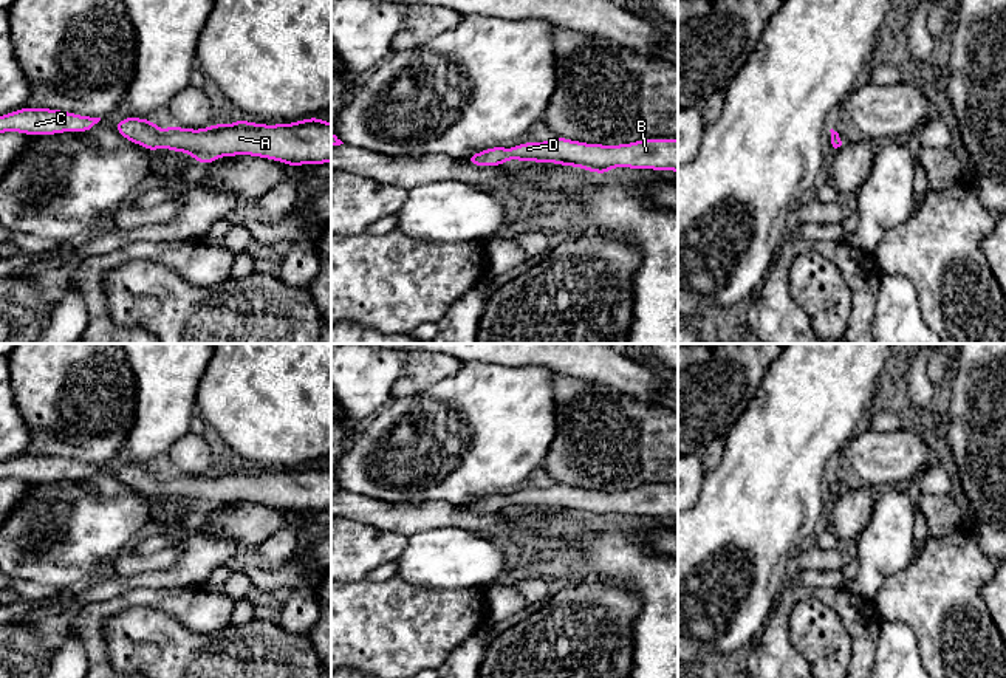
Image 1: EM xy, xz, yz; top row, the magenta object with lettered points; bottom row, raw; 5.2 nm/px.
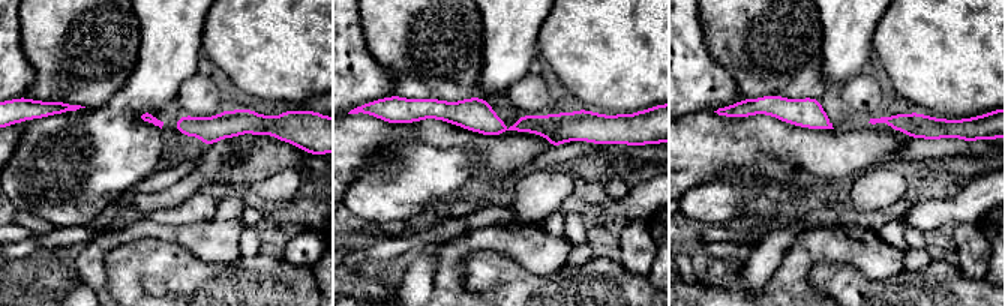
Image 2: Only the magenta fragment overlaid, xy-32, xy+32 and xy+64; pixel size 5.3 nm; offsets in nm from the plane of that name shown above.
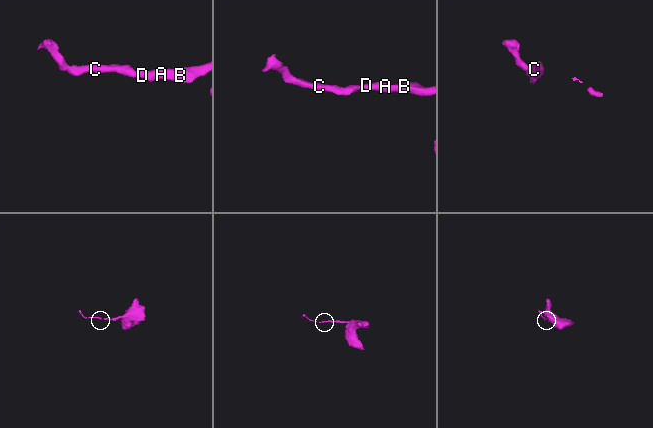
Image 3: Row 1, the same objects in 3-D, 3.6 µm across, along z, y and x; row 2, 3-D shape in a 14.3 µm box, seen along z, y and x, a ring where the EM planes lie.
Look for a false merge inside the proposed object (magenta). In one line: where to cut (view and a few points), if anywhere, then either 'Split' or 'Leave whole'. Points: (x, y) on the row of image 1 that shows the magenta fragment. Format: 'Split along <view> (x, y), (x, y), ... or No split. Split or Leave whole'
No split. Leave whole

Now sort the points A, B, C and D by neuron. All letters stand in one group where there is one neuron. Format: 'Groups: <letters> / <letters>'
Groups: A B C D

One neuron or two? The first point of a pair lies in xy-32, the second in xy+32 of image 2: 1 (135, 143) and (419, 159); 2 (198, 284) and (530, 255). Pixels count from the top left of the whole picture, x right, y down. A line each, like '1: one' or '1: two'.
1: one
2: two

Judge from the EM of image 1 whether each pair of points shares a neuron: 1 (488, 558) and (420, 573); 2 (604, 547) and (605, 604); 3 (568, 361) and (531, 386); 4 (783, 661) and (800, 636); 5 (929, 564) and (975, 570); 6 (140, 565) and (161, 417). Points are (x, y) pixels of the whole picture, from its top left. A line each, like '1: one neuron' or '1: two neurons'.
1: one neuron
2: two neurons
3: two neurons
4: two neurons
5: one neuron
6: two neurons

